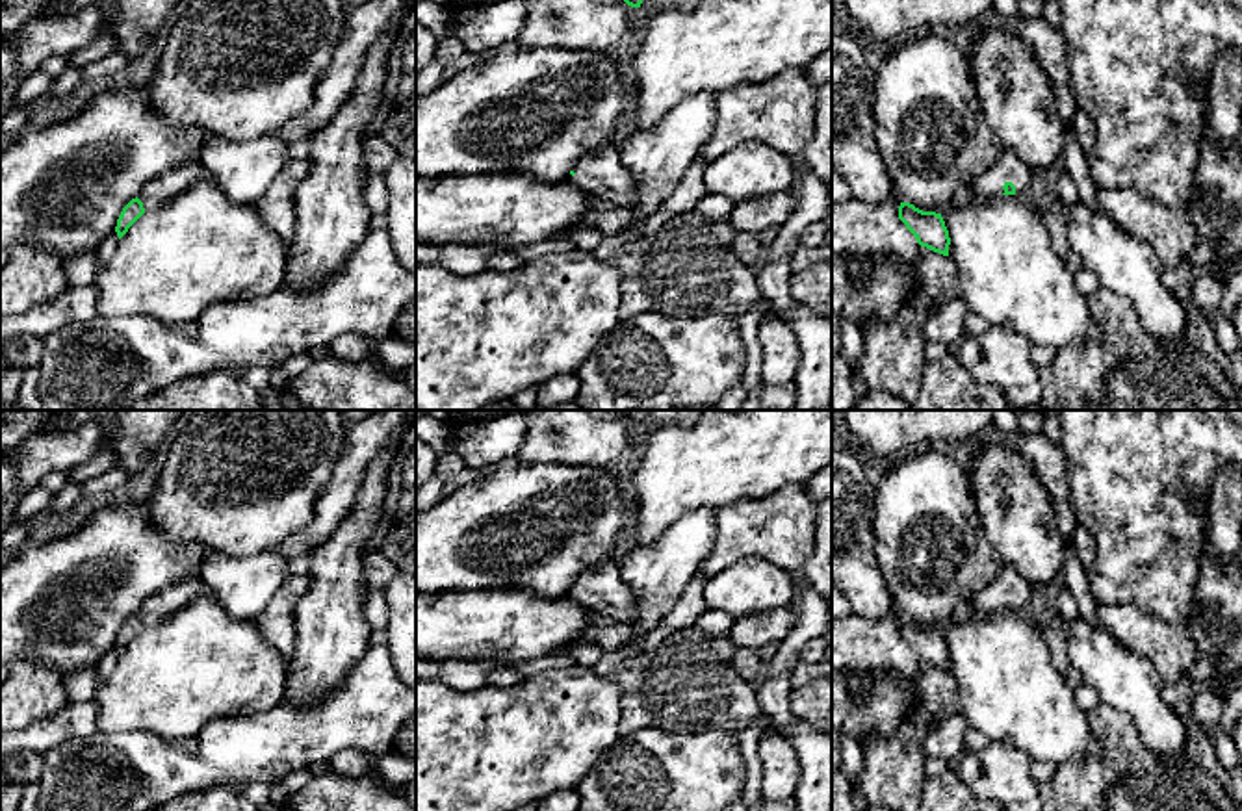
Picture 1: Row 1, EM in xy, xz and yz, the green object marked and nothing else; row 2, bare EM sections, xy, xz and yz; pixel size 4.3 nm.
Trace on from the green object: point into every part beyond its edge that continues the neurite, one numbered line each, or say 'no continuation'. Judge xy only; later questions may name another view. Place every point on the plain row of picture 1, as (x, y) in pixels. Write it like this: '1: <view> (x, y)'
1: xy (166, 602)

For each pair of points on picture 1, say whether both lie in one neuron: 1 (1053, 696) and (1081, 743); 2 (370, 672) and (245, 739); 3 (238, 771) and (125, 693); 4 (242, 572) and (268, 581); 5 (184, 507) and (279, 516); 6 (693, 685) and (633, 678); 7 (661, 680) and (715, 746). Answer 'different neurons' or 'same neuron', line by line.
1: same neuron
2: same neuron
3: different neurons
4: same neuron
5: same neuron
6: same neuron
7: different neurons

